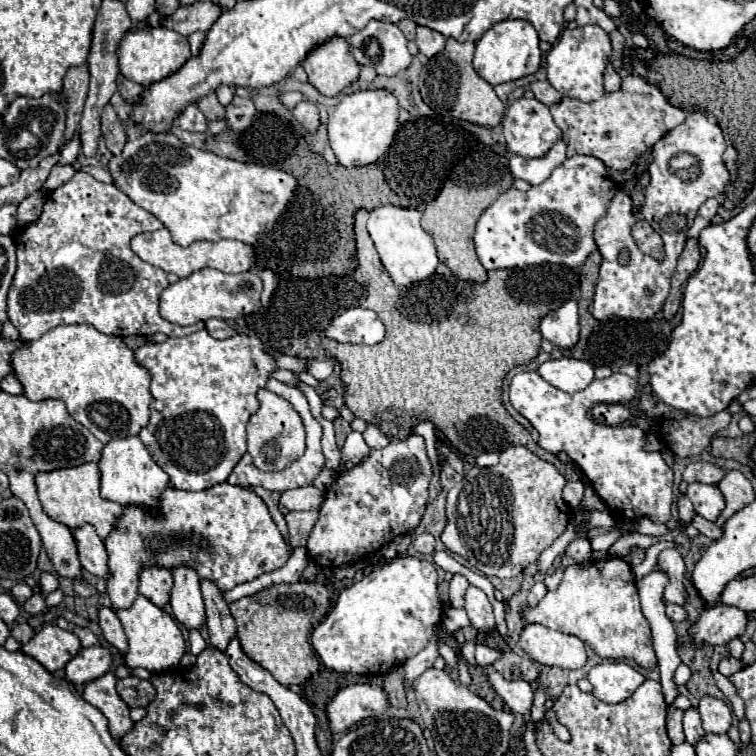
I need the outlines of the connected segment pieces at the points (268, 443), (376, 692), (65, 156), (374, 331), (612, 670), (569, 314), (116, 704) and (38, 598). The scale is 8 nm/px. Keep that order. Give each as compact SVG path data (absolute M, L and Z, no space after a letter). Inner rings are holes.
M258 389L256 397L258 397L258 403L260 403L260 409L246 423L248 453L252 455L254 465L260 471L282 471L288 465L292 465L298 457L304 455L306 431L304 431L302 419L286 399L274 395L266 389Z
M354 683L342 687L328 705L328 721L332 733L348 731L366 717L378 717L390 707L388 695L382 687L368 683Z
M76 135L76 139L72 139L72 143L68 143L68 145L62 149L58 165L72 165L72 163L76 161L78 153L80 153L80 141L78 141L78 135Z
M352 307L340 313L330 321L330 325L320 335L334 339L338 343L364 343L364 345L376 345L384 341L386 329L384 323L378 319L378 315L370 309Z
M624 661L596 665L590 669L588 679L594 687L594 697L604 703L622 703L644 683L644 675Z
M568 301L548 313L540 323L540 333L560 349L572 349L578 343L578 303Z
M110 671L110 673L90 681L86 685L82 697L106 715L110 733L116 739L120 739L134 727L134 723L130 719L130 707L120 699L120 695L116 691L116 681L118 681L118 677Z
M34 593L32 595L32 599L28 599L26 601L26 605L24 605L24 611L26 613L30 613L30 615L36 615L36 613L40 613L40 611L44 611L44 597L40 595L40 593Z

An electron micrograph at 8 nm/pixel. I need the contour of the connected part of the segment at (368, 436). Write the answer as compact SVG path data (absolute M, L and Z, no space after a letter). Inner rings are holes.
M368 425L368 429L362 435L371 449L382 449L390 443L390 439L376 425Z

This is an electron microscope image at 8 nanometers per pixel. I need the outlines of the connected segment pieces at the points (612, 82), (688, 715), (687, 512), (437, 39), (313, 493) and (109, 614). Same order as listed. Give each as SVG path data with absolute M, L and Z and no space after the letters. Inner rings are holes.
M606 62L606 67L604 70L604 91L605 94L612 93L614 91L620 90L622 79L619 74L616 72L615 68L611 62Z
M690 707L688 711L684 711L684 733L686 733L686 741L690 745L696 745L704 737L700 715L698 715L698 711L694 707Z
M682 495L680 499L678 499L678 517L684 521L684 523L692 523L692 517L694 517L696 513L694 513L694 507L692 507L692 501L686 497L686 495Z
M418 25L418 27L416 27L416 39L414 39L414 41L416 41L416 45L418 45L418 49L420 49L422 55L434 57L436 53L440 53L440 51L444 49L446 37L444 37L442 33L430 29L430 27Z
M312 485L298 487L298 489L284 491L280 503L290 511L312 511L312 509L318 511L324 503L324 493Z
M100 607L98 611L100 611L98 613L100 623L98 625L100 625L106 641L110 645L114 645L124 655L128 650L128 640L124 633L122 623L120 623L120 619L116 617L116 611L112 607Z

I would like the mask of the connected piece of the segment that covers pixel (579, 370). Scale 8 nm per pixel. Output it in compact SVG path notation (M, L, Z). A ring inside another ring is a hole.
M572 357L550 359L540 365L540 377L546 379L560 391L576 393L586 389L594 381L594 367L586 361L578 361Z

